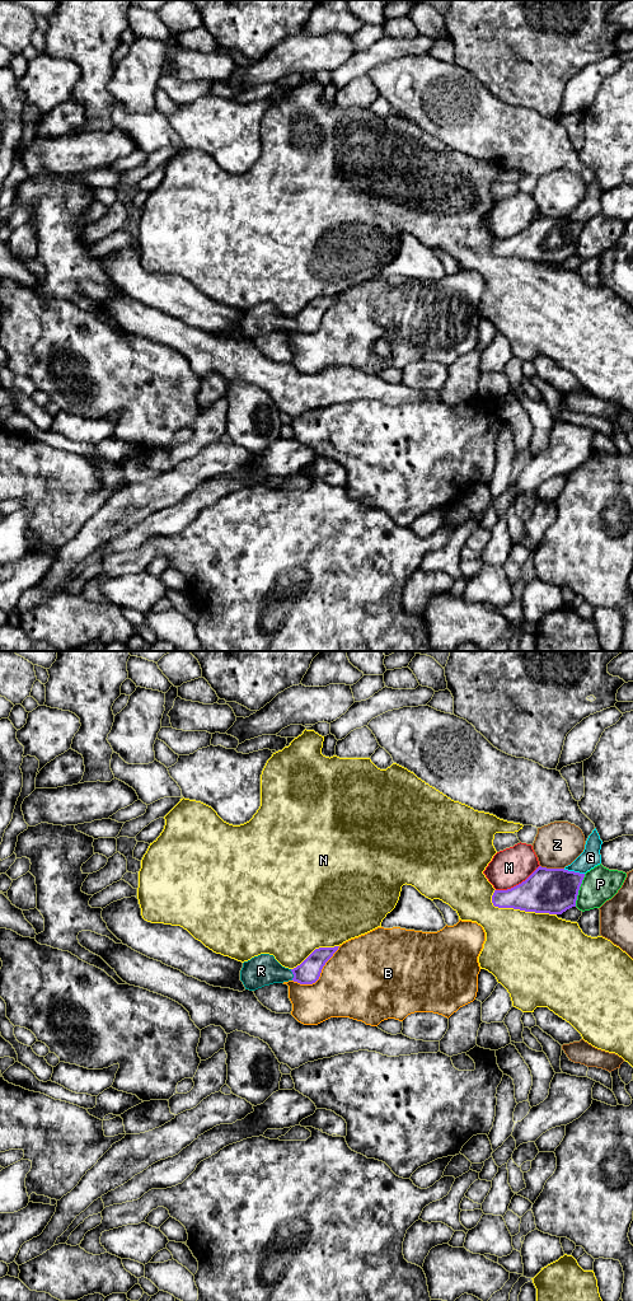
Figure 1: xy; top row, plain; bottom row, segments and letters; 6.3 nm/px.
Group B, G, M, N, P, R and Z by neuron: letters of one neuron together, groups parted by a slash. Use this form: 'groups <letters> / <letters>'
groups B / G / M / N / P / R / Z

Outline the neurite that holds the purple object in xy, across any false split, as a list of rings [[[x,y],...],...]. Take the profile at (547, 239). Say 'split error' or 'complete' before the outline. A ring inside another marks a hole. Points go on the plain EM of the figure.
complete; [[[539,215],[521,233],[507,239],[494,239],[492,252],[498,257],[562,263],[576,256],[583,226],[585,223]]]

